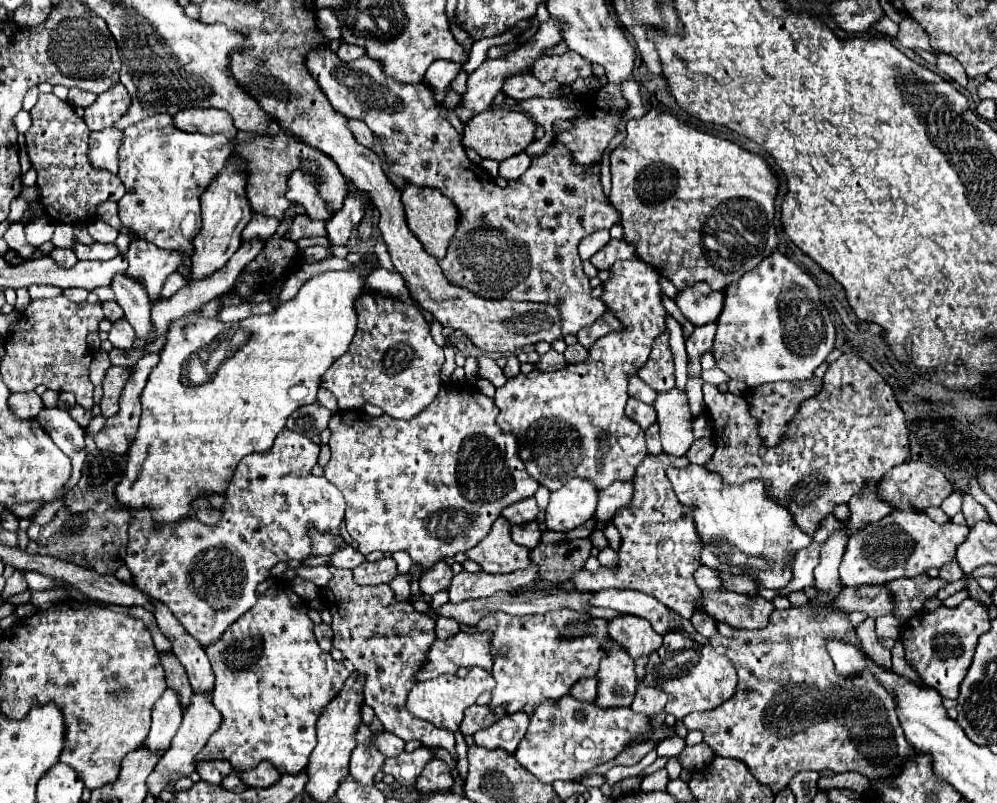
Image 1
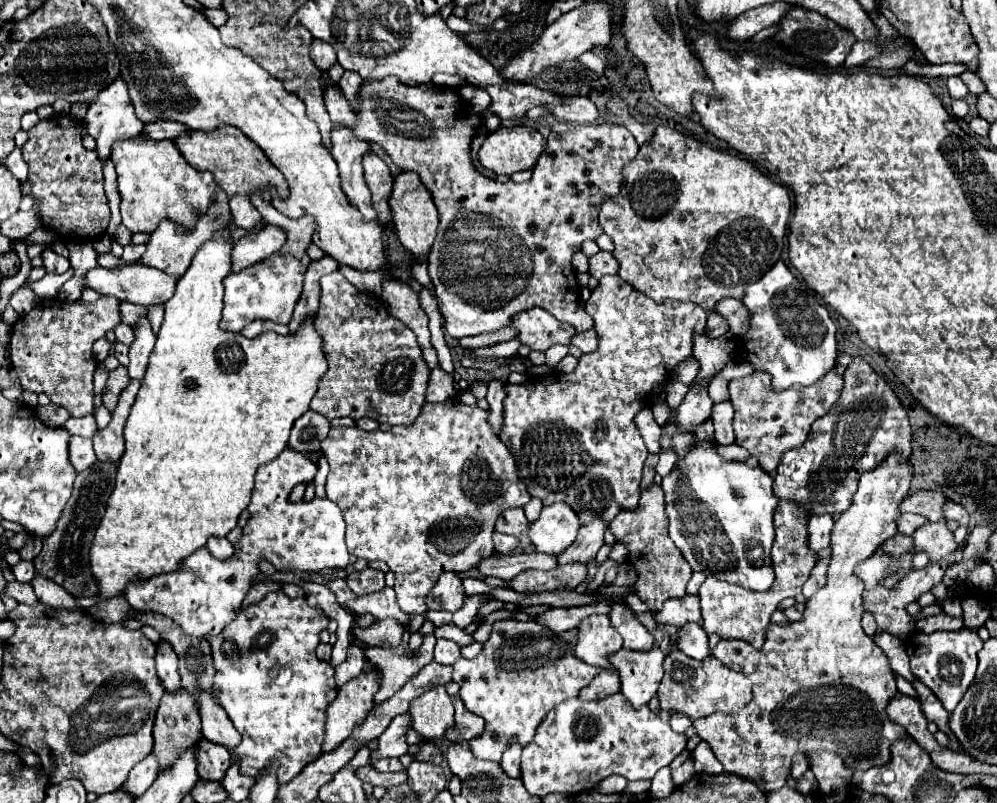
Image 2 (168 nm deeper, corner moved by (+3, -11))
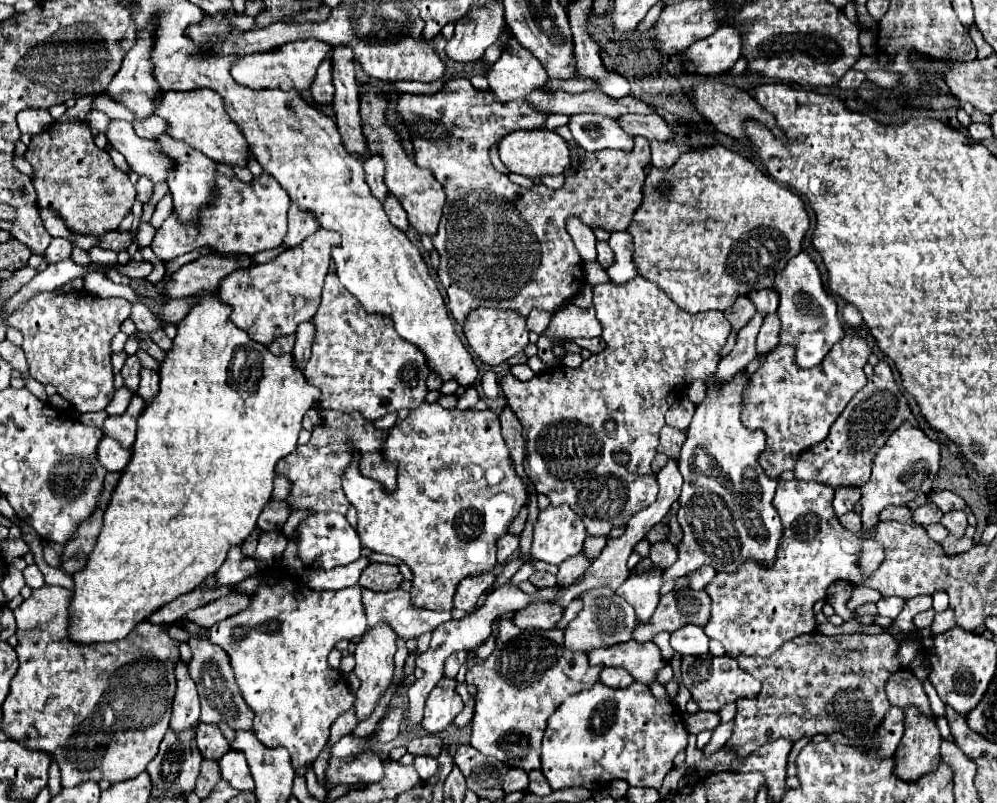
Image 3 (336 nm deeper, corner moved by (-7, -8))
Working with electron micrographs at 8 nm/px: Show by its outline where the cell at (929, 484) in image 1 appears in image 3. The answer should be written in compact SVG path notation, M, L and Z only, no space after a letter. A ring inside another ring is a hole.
M926 503L926 505L918 507L918 509L912 513L912 519L914 519L914 523L926 527L926 525L930 525L930 523L940 523L940 519L942 519L942 511L938 511L936 505Z

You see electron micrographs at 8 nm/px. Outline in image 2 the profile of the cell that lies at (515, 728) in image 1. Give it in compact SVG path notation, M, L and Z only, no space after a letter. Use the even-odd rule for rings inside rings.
M512 738L510 740L510 744L508 744L508 748L504 750L504 754L502 754L502 770L508 774L508 776L516 776L516 778L520 778L520 752L522 752L522 748L520 748L520 744L518 744L518 740L516 738Z

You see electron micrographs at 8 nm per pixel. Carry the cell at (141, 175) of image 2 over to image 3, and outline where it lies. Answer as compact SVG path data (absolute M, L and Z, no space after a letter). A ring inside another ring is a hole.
M114 119L106 129L106 137L116 151L120 151L128 165L138 173L150 177L154 183L166 181L172 163L160 151L160 145L150 139L140 139L128 121Z

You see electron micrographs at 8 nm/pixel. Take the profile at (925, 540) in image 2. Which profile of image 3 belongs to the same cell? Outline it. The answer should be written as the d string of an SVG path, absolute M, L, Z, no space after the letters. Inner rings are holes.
M948 511L944 513L942 517L942 525L948 527L950 535L954 537L962 537L966 527L968 527L968 521L966 521L966 511Z

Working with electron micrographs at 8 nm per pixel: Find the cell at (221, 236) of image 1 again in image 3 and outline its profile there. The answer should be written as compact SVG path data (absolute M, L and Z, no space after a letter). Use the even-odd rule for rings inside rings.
M196 297L198 305L178 323L178 335L174 339L174 347L168 351L166 361L160 367L160 393L154 397L154 401L144 409L144 413L138 419L138 433L136 433L136 443L134 443L134 455L128 467L124 469L110 503L104 511L104 523L102 531L96 539L96 547L88 555L88 563L82 571L74 573L74 597L68 609L68 637L76 645L94 645L94 643L106 643L106 641L120 641L130 635L130 631L144 619L148 619L154 611L170 603L172 599L190 593L198 589L210 575L214 575L220 565L224 563L230 547L244 543L244 539L254 531L256 519L264 505L272 499L272 489L274 489L274 467L276 463L290 455L298 447L298 435L302 431L302 419L310 407L314 407L320 399L318 387L310 385L304 379L302 369L294 367L292 355L272 355L270 349L264 345L258 345L252 341L242 329L234 329L230 325L230 309L228 305L222 305L222 301L216 301L214 297Z

